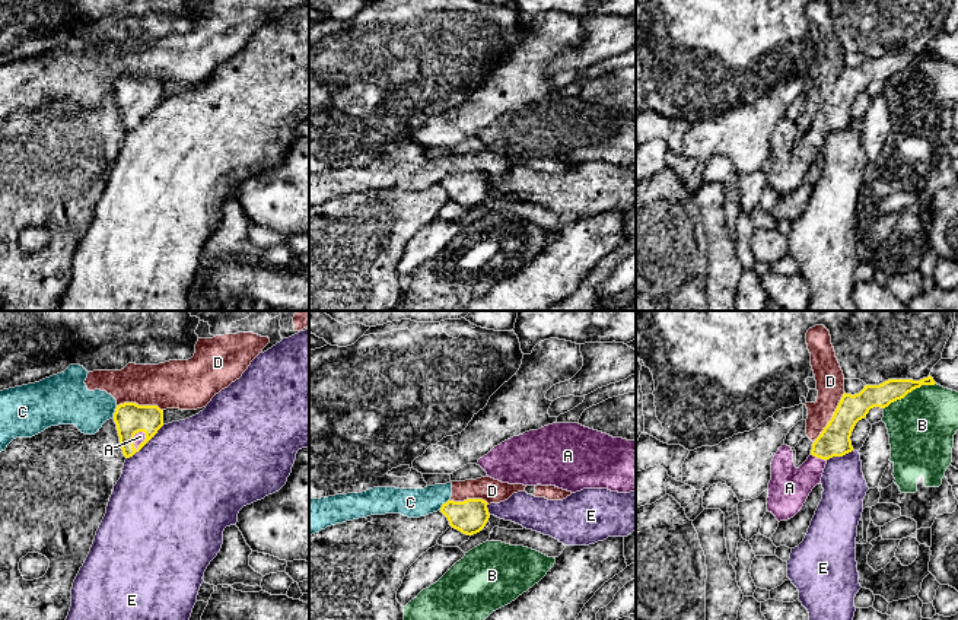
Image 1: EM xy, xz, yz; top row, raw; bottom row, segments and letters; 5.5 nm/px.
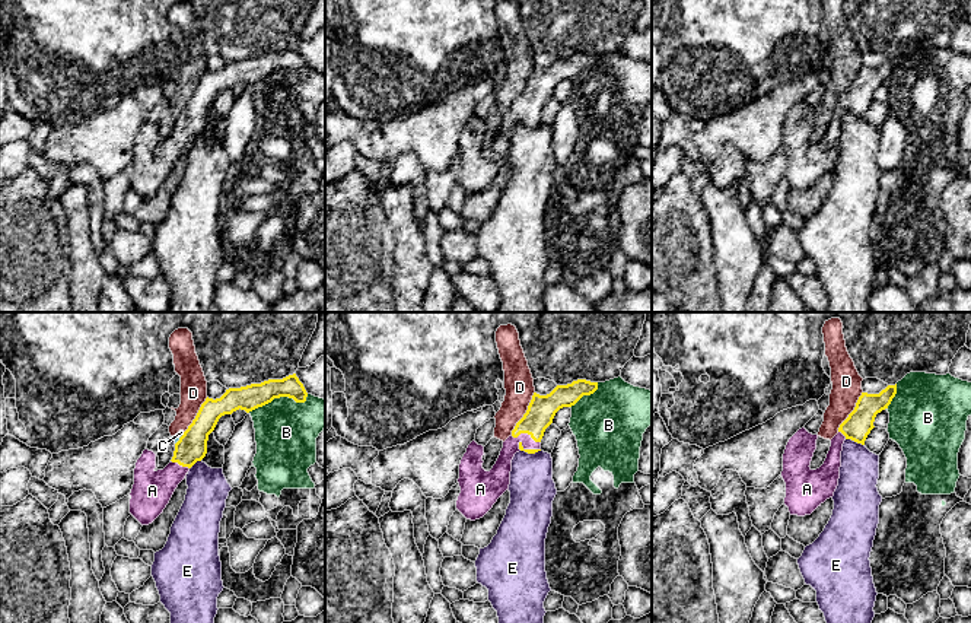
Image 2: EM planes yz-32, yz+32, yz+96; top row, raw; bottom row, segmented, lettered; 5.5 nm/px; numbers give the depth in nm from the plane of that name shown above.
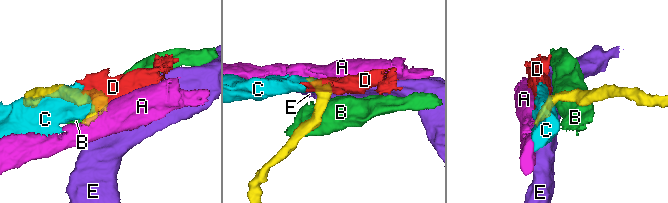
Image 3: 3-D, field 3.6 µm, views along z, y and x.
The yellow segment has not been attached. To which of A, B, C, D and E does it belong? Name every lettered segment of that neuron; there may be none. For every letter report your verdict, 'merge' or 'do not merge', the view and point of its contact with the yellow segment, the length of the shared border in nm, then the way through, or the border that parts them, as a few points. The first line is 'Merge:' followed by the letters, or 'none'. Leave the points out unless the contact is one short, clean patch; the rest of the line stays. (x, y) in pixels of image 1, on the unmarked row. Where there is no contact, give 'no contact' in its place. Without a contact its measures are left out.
Merge: A
A: merge; meets yellow in xy at (145, 114); contact 130 nm long
B: do not merge; meets yellow in yz at (909, 64); contact 320 nm long
C: do not merge; meets yellow in xy at (115, 85); contact 80 nm long; border along xy (117, 79), (113, 91)
D: do not merge; meets yellow in yz at (831, 91); contact 320 nm long; border along yz (844, 66), (831, 92), (814, 115)
E: do not merge; meets yellow in xy at (145, 117); contact 280 nm long

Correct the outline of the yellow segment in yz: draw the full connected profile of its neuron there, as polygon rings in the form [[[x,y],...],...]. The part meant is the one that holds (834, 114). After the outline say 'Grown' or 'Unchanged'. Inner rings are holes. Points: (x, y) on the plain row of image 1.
[[[929,48],[920,54],[888,53],[879,58],[865,58],[854,69],[844,66],[831,93],[812,117],[811,128],[799,142],[795,140],[790,120],[782,118],[776,125],[771,134],[767,184],[779,195],[793,191],[802,182],[812,162],[821,156],[827,134],[853,124],[852,105],[871,82],[885,82],[913,63],[935,57]]]. Grown

